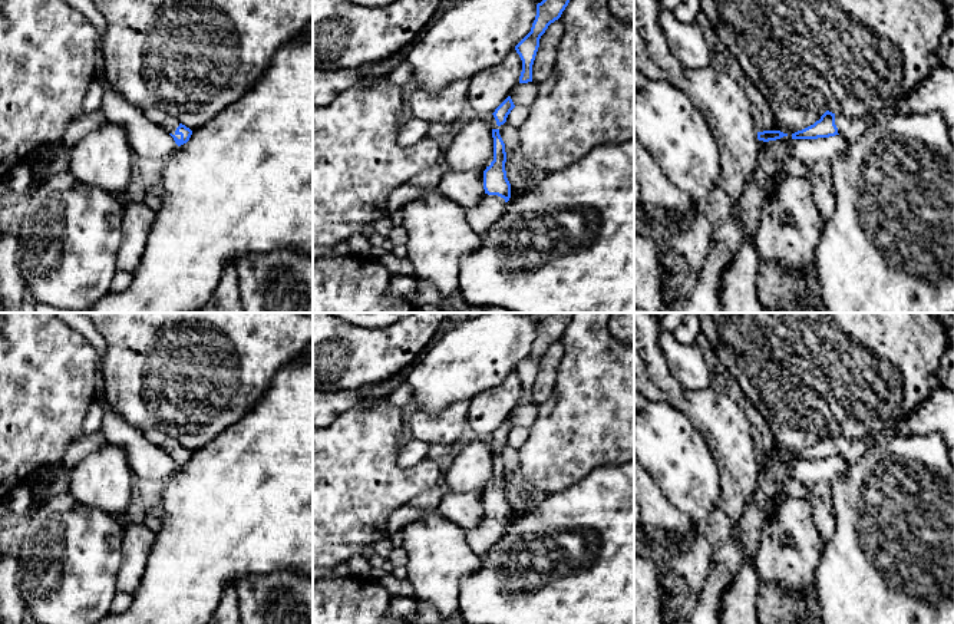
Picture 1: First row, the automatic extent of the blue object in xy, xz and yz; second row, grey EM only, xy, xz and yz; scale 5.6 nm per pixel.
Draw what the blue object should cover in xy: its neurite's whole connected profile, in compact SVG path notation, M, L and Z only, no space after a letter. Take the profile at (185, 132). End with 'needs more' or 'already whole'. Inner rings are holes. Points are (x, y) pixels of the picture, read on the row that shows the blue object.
M142 109L142 112L149 120L168 131L178 146L189 141L192 131L179 123L171 113L159 109Z; needs more

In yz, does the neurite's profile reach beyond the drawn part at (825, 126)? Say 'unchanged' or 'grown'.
grown

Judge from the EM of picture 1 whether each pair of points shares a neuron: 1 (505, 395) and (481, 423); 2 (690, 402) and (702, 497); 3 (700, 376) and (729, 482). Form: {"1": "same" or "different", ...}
{"1": "same", "2": "different", "3": "different"}

